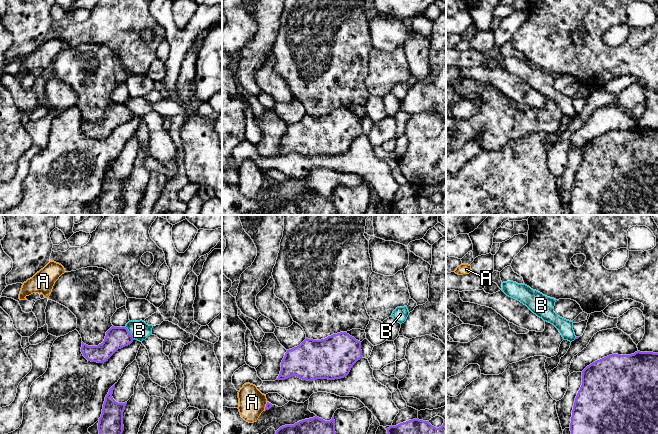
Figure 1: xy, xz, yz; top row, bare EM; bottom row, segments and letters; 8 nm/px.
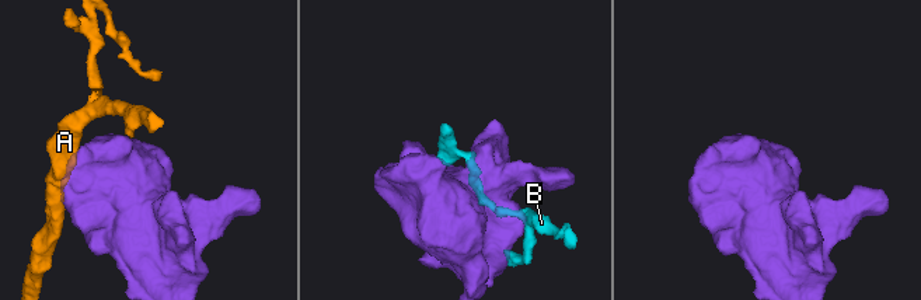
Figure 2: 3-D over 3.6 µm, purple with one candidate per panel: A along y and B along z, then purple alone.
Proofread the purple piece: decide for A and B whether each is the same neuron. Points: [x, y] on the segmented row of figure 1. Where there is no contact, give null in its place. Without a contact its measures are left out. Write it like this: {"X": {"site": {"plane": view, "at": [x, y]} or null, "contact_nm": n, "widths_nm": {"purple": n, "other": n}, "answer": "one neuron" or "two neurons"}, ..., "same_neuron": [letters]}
{"A": {"site": {"plane": "xz", "at": [266, 406]}, "contact_nm": 70, "widths_nm": {"purple": 50, "other": 220}, "answer": "two neurons"}, "B": {"site": {"plane": "xy", "at": [130, 333]}, "contact_nm": 140, "widths_nm": {"purple": 180, "other": 150}, "answer": "two neurons"}, "same_neuron": []}

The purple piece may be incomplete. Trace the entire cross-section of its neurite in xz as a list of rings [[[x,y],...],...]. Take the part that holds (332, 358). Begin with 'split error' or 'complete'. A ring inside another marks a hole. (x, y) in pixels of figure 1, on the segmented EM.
complete; [[[346,332],[321,340],[306,338],[299,346],[287,350],[276,380],[293,376],[307,381],[344,378],[361,358],[361,342]]]

